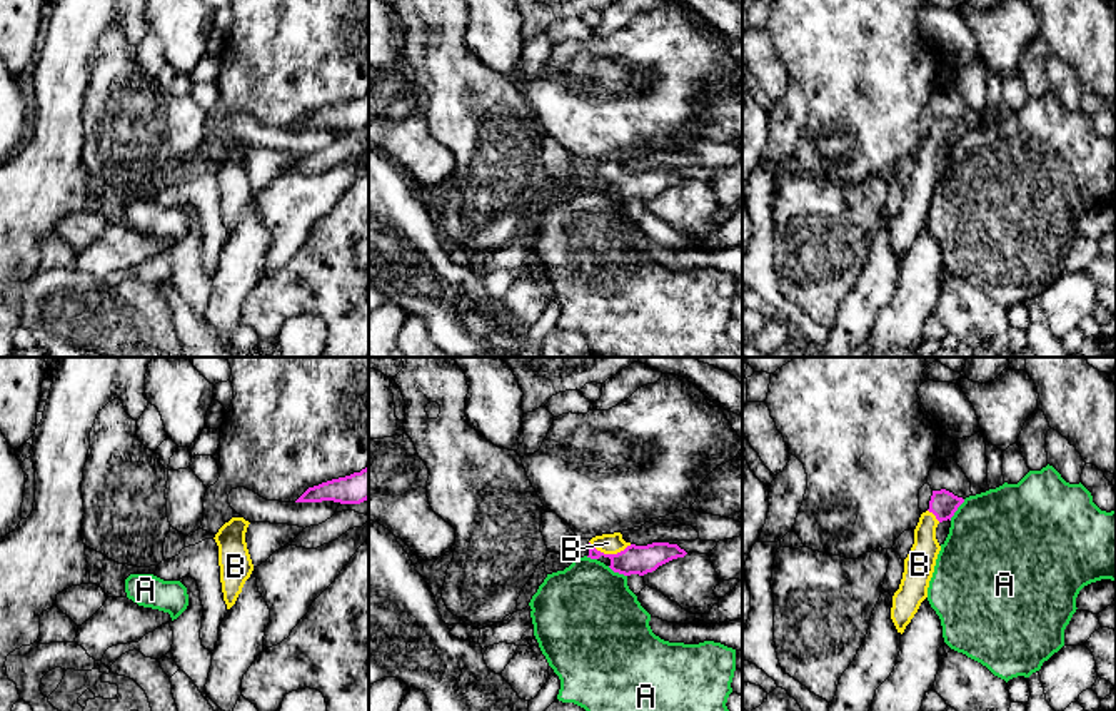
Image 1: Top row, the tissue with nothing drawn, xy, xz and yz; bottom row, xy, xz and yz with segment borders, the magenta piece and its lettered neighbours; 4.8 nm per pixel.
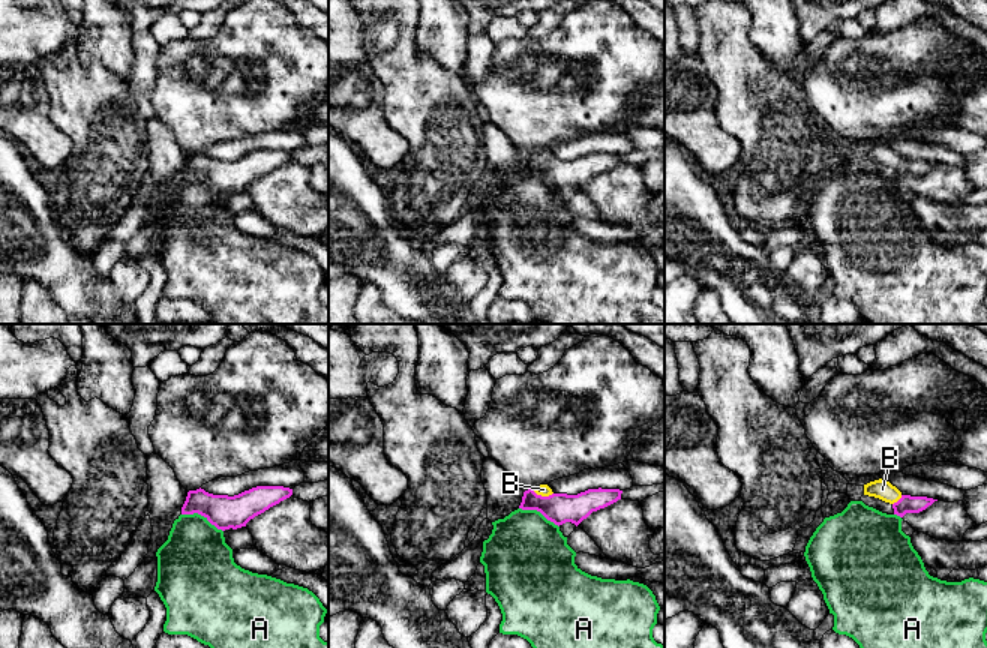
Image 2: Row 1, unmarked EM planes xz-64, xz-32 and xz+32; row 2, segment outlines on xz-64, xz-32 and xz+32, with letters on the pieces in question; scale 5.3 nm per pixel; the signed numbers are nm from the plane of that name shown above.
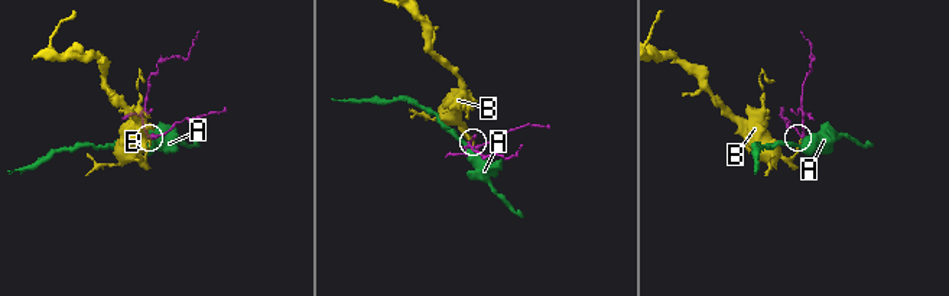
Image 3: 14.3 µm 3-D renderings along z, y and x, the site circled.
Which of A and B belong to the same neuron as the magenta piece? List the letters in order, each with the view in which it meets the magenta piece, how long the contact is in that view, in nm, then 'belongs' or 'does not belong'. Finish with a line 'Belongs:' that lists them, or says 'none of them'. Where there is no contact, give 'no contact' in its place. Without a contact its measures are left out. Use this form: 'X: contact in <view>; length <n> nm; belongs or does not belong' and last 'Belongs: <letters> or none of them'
A: contact in yz; length 130 nm; does not belong
B: contact in xz; length 200 nm; belongs
Belongs: B

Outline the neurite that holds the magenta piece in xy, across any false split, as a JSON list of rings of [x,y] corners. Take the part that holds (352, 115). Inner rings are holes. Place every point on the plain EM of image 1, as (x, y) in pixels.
[[[369,93],[345,103],[332,105],[309,113],[295,129],[334,127],[340,130],[360,130],[369,125]]]

